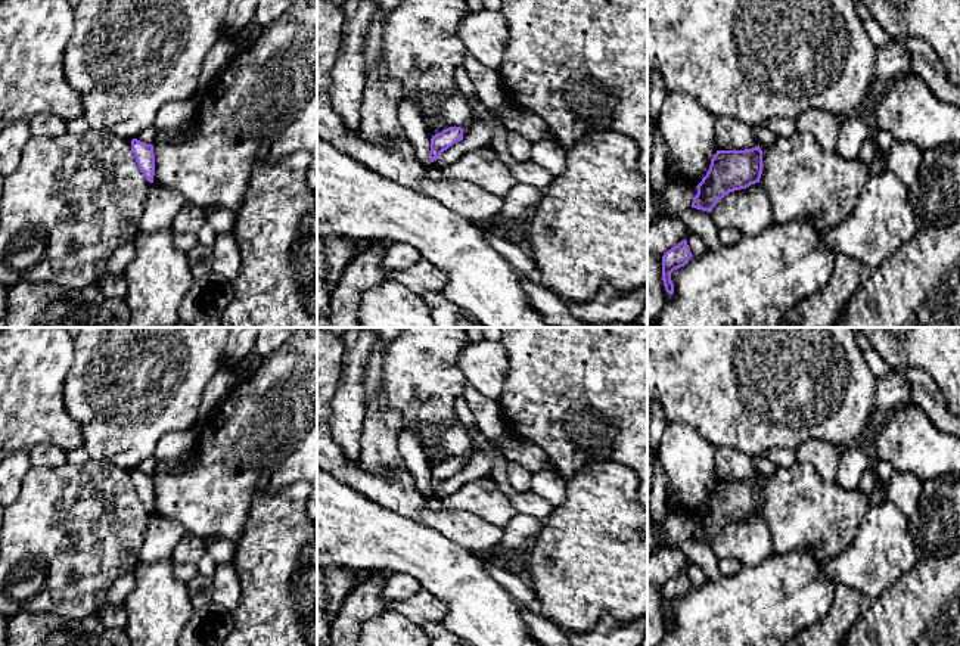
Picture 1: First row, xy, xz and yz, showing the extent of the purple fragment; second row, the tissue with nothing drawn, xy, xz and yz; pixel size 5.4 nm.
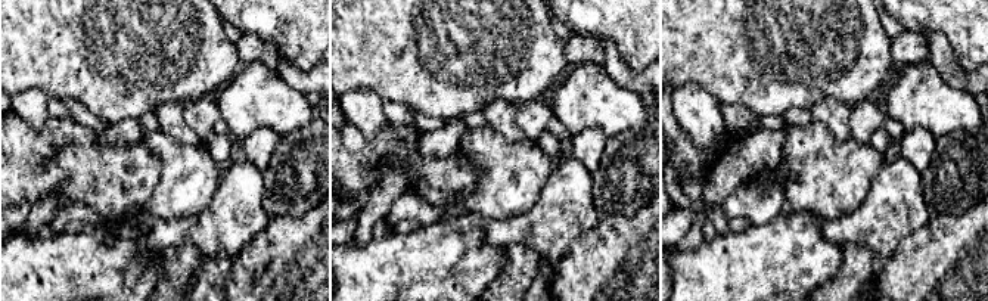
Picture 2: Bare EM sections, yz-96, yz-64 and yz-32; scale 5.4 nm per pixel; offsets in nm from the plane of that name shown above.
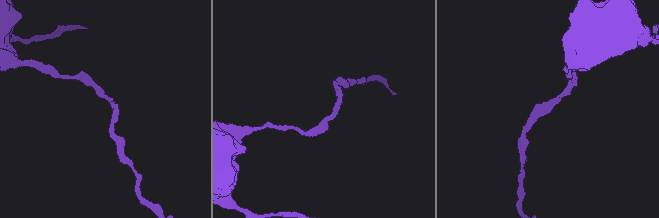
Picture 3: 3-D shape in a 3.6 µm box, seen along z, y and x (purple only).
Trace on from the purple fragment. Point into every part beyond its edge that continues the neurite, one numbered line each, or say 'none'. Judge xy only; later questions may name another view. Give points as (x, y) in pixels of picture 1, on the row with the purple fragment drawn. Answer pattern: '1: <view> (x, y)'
none

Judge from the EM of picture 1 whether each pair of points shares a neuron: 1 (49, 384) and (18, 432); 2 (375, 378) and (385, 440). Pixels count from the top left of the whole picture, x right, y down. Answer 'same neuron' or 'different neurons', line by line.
1: same neuron
2: same neuron

